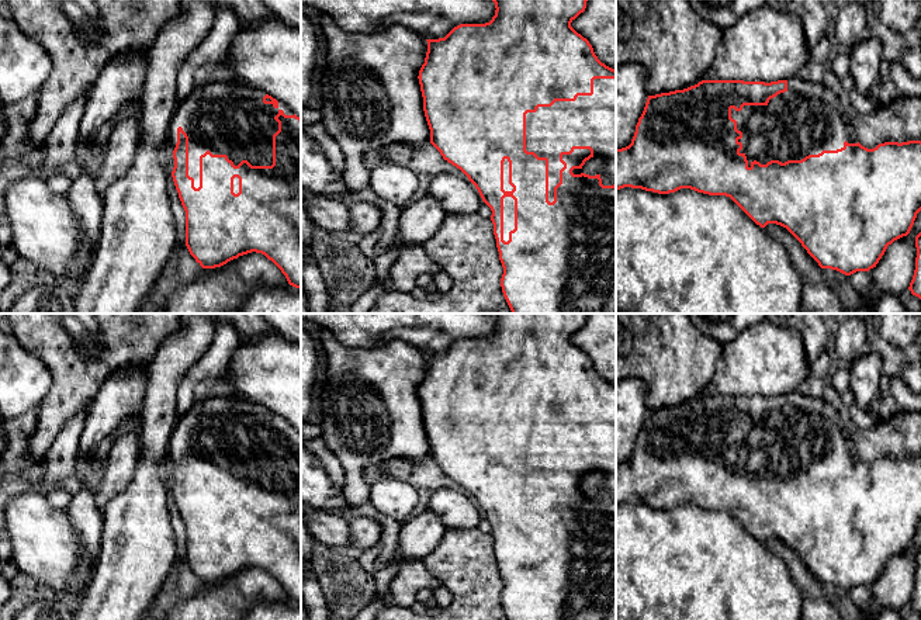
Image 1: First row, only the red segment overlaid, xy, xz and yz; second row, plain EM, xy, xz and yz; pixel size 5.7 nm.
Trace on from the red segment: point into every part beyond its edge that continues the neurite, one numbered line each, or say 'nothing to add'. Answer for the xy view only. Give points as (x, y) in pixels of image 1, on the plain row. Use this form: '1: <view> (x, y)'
1: xy (229, 433)

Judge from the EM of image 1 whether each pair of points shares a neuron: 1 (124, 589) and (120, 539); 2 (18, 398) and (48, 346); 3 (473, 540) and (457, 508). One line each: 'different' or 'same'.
1: same
2: different
3: different

